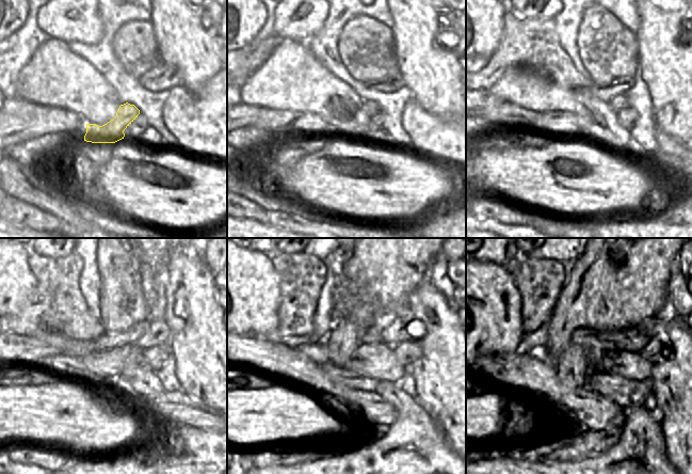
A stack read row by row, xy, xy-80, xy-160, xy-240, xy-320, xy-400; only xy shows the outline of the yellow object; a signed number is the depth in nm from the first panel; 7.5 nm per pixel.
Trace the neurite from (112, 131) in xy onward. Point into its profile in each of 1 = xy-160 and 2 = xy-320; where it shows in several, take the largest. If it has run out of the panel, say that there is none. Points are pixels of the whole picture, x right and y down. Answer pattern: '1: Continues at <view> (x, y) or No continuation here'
1: Continues at xy-160 (620, 101)
2: Continues at xy-320 (404, 328).

